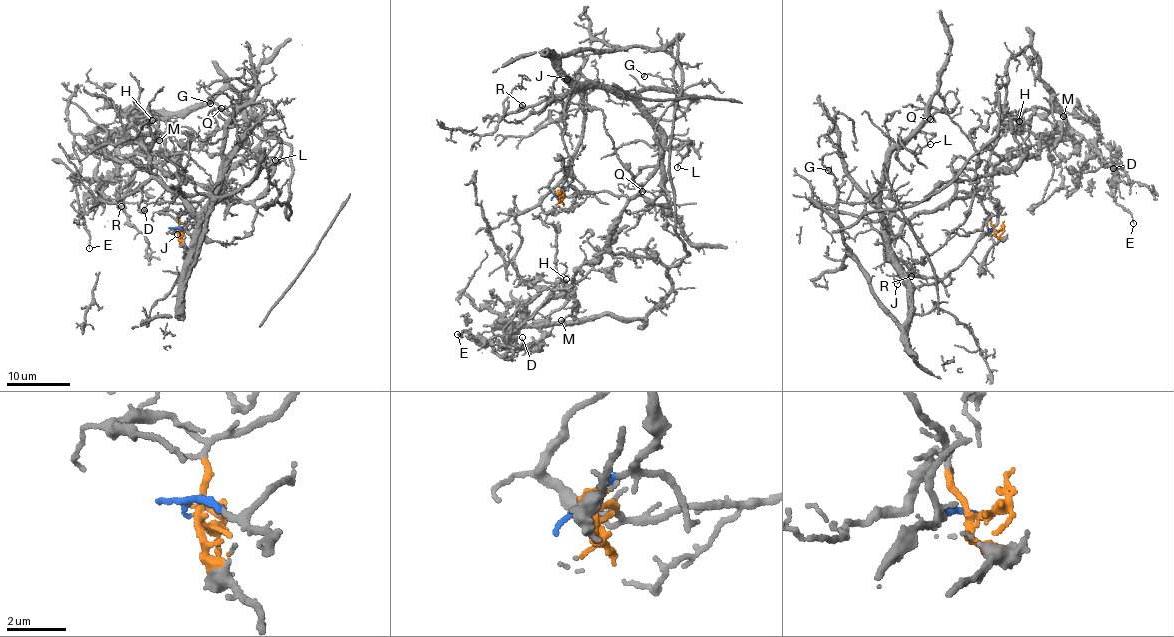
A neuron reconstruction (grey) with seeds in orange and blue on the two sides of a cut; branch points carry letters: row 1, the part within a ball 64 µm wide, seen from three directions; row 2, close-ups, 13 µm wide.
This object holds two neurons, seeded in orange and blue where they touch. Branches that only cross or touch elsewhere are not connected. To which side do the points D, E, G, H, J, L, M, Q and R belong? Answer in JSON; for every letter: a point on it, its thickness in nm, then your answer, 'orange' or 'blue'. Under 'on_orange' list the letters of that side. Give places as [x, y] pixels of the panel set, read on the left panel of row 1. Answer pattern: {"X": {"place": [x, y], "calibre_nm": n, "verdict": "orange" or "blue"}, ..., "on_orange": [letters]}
{"D": {"place": [144, 210], "calibre_nm": 170, "verdict": "orange"}, "E": {"place": [89, 248], "calibre_nm": 110, "verdict": "orange"}, "G": {"place": [210, 103], "calibre_nm": 110, "verdict": "blue"}, "H": {"place": [152, 120], "calibre_nm": 120, "verdict": "orange"}, "J": {"place": [177, 234], "calibre_nm": 90, "verdict": "blue"}, "L": {"place": [275, 160], "calibre_nm": 130, "verdict": "blue"}, "M": {"place": [159, 140], "calibre_nm": 130, "verdict": "orange"}, "Q": {"place": [221, 108], "calibre_nm": 140, "verdict": "blue"}, "R": {"place": [121, 206], "calibre_nm": 140, "verdict": "blue"}, "on_orange": ["D", "E", "H", "M"]}

